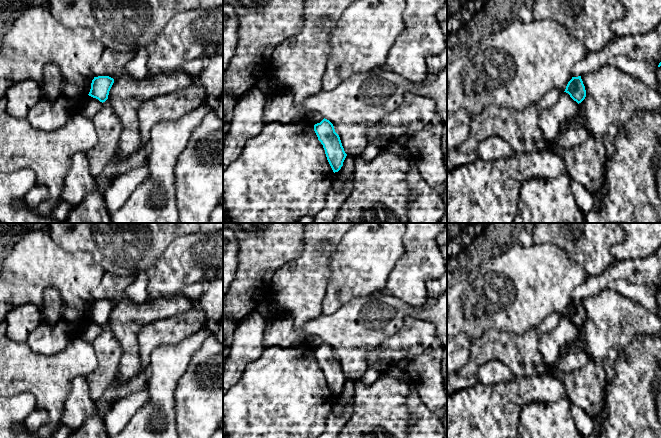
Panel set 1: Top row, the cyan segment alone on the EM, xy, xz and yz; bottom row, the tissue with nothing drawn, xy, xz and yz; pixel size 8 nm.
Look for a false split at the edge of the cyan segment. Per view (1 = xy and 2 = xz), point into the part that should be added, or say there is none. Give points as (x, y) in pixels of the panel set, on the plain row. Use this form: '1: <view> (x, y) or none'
1: none
2: none

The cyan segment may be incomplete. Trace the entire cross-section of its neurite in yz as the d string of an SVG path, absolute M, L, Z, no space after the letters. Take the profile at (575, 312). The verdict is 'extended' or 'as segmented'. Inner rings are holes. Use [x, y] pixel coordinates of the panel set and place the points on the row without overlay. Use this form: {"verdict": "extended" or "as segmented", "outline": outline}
{"verdict": "as segmented", "outline": "M581 300L572 301L564 316L568 317L578 328L581 327L586 321L586 314Z"}

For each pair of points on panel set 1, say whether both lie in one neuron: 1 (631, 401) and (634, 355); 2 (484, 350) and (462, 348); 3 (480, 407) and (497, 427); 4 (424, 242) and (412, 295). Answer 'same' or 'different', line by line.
1: same
2: different
3: same
4: same

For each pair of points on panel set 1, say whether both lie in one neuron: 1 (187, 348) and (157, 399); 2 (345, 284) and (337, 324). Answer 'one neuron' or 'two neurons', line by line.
1: one neuron
2: two neurons

